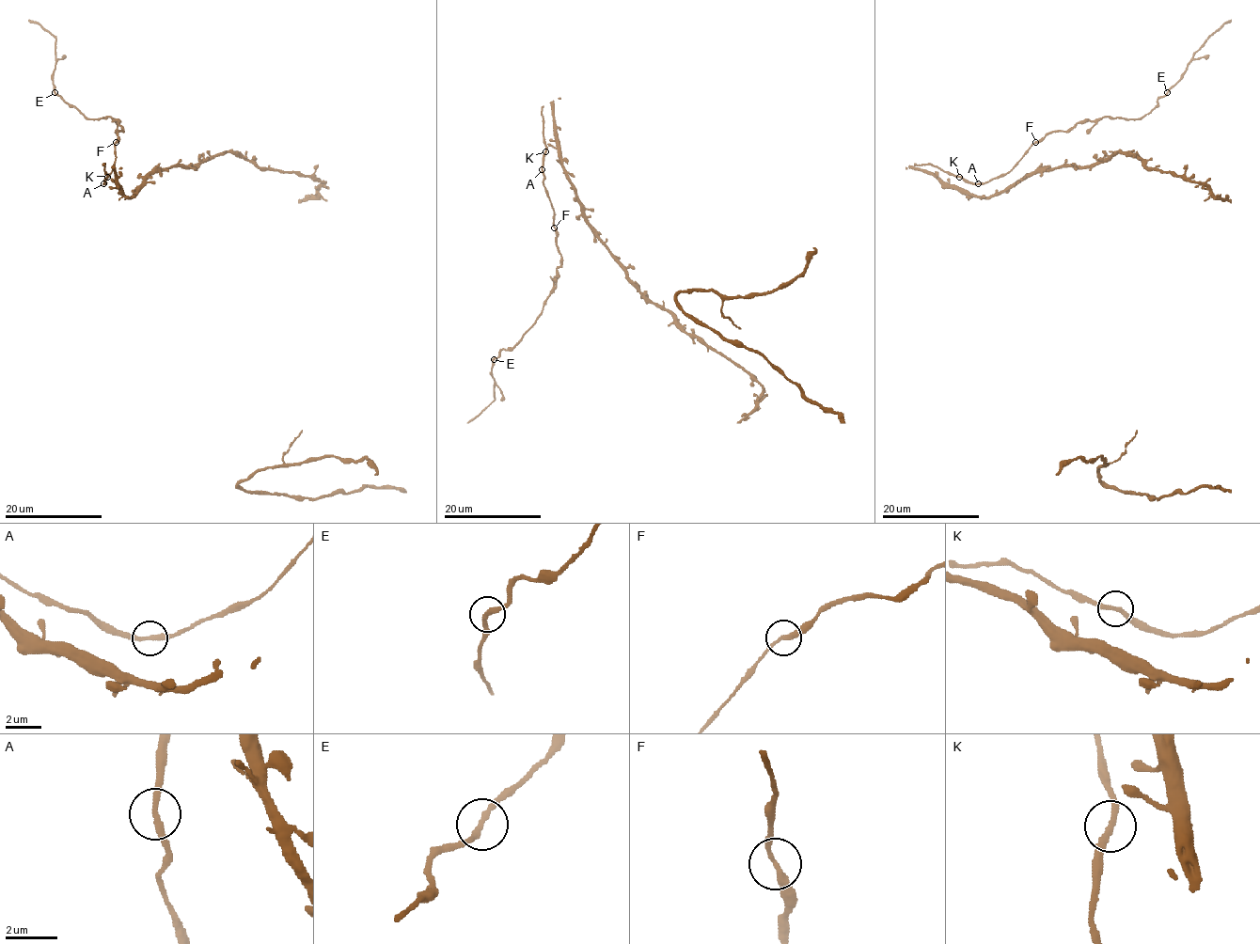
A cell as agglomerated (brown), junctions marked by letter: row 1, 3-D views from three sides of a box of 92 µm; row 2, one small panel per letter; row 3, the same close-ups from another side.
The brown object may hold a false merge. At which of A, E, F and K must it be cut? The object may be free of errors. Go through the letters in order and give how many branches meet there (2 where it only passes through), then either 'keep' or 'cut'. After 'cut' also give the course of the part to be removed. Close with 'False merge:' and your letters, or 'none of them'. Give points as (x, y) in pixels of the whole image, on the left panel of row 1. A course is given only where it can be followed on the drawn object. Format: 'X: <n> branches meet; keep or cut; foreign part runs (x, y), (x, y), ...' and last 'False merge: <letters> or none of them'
A: 2 branches meet; keep
E: 2 branches meet; keep
F: 2 branches meet; keep
K: 2 branches meet; keep
False merge: none of them

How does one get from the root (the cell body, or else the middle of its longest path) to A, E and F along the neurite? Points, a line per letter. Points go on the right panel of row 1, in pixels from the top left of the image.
A: (1147, 168), (1117, 152), (1085, 166), (1040, 168), (987, 197), (958, 191), (949, 179), (978, 183)
E: (1147, 168), (1117, 152), (987, 197), (949, 183), (1002, 177), (1078, 122), (1141, 119), (1167, 92)
F: (1147, 168), (1117, 152), (1040, 168), (987, 197), (949, 183), (1002, 177), (1035, 142)

